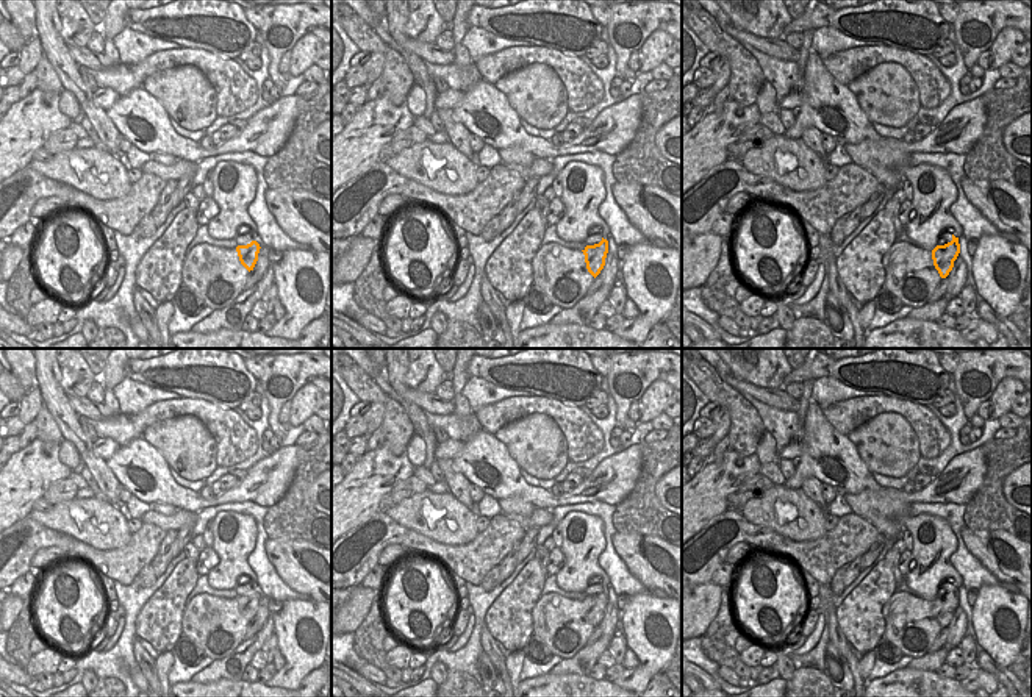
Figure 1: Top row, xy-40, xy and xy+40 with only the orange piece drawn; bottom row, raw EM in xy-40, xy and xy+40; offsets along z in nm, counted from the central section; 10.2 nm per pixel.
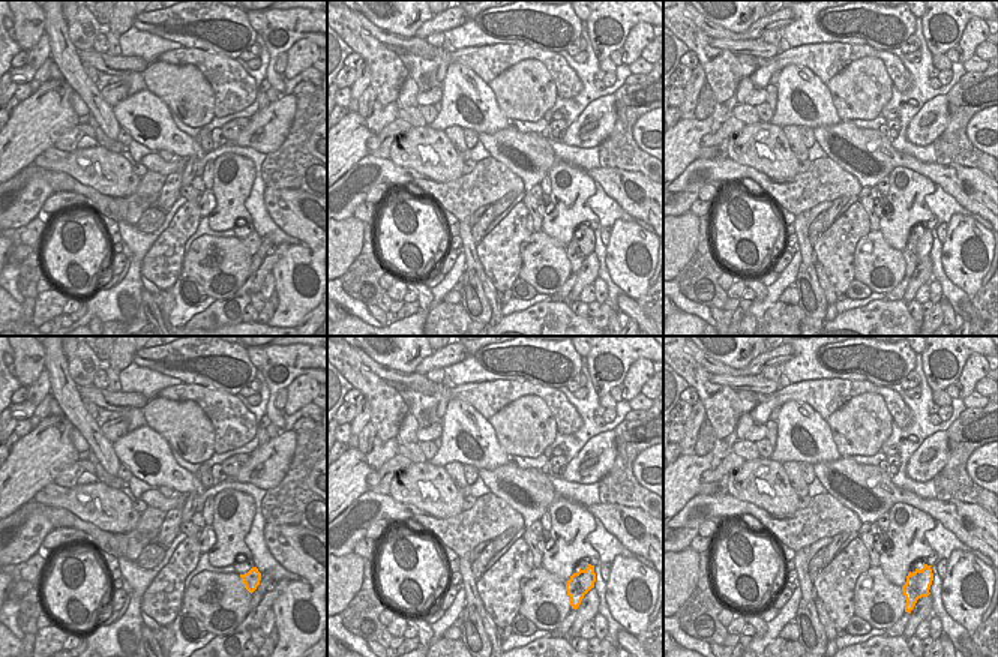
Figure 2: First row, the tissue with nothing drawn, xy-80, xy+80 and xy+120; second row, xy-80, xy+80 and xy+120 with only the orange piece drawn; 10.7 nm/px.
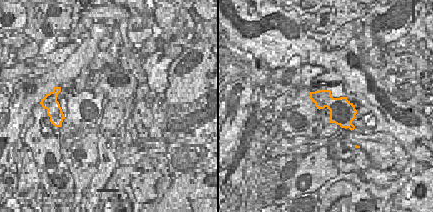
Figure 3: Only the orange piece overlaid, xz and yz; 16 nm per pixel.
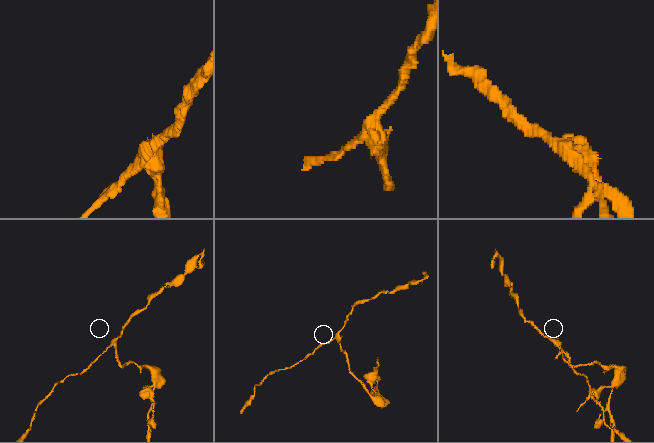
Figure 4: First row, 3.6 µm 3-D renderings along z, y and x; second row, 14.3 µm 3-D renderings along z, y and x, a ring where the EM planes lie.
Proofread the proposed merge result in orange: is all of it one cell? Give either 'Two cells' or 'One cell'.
Two cells

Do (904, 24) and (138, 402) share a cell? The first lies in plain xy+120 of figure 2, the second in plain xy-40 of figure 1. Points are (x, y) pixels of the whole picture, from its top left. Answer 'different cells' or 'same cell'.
different cells

